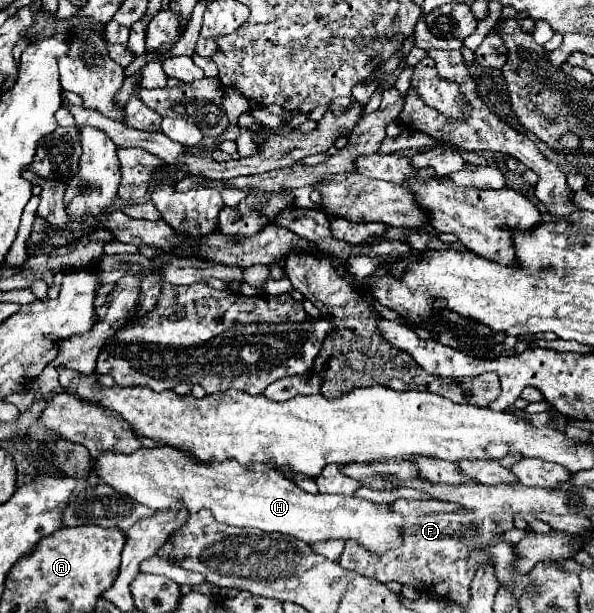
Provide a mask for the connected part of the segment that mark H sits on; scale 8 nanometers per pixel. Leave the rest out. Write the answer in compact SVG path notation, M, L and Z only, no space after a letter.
M165 445L139 449L131 455L99 455L95 465L103 483L155 511L179 511L185 507L189 513L197 513L209 509L225 525L257 527L267 533L279 531L309 545L329 539L357 541L373 555L383 555L403 545L403 515L393 511L389 503L373 503L349 495L311 495L287 481L281 471L247 471L235 459L227 463L195 463L183 451Z

